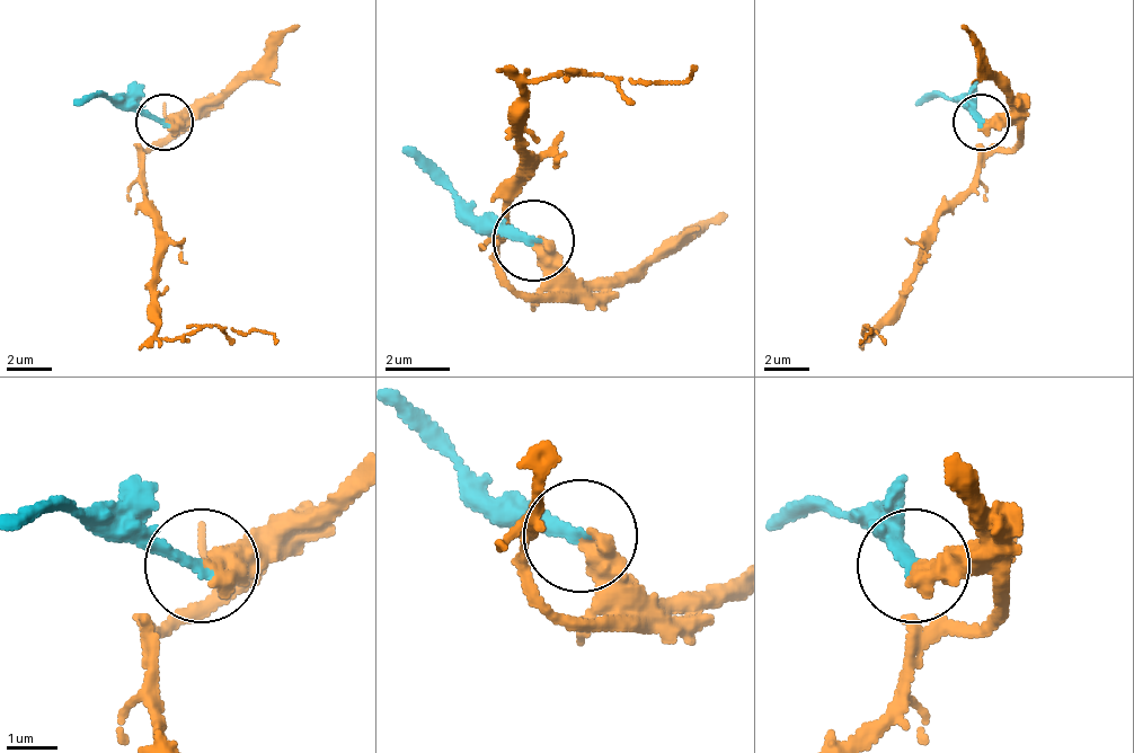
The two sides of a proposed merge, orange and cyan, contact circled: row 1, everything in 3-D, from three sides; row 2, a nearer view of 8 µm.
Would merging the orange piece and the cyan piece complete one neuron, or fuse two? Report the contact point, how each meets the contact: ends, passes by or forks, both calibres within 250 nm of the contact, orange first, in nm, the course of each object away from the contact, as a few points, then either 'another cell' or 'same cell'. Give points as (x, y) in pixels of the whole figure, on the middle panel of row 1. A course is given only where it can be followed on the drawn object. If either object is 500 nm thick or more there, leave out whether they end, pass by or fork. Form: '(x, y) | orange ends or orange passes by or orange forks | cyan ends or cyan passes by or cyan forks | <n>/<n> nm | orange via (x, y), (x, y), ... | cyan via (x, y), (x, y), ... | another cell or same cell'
(533, 240) | orange ends | cyan ends | 420/240 nm | orange via (531, 239), (539, 280), (523, 295), (498, 247), (523, 174), (523, 92), (547, 77), (678, 85), (693, 68) | cyan via (531, 239), (490, 230), (450, 198), (401, 149) | same cell

